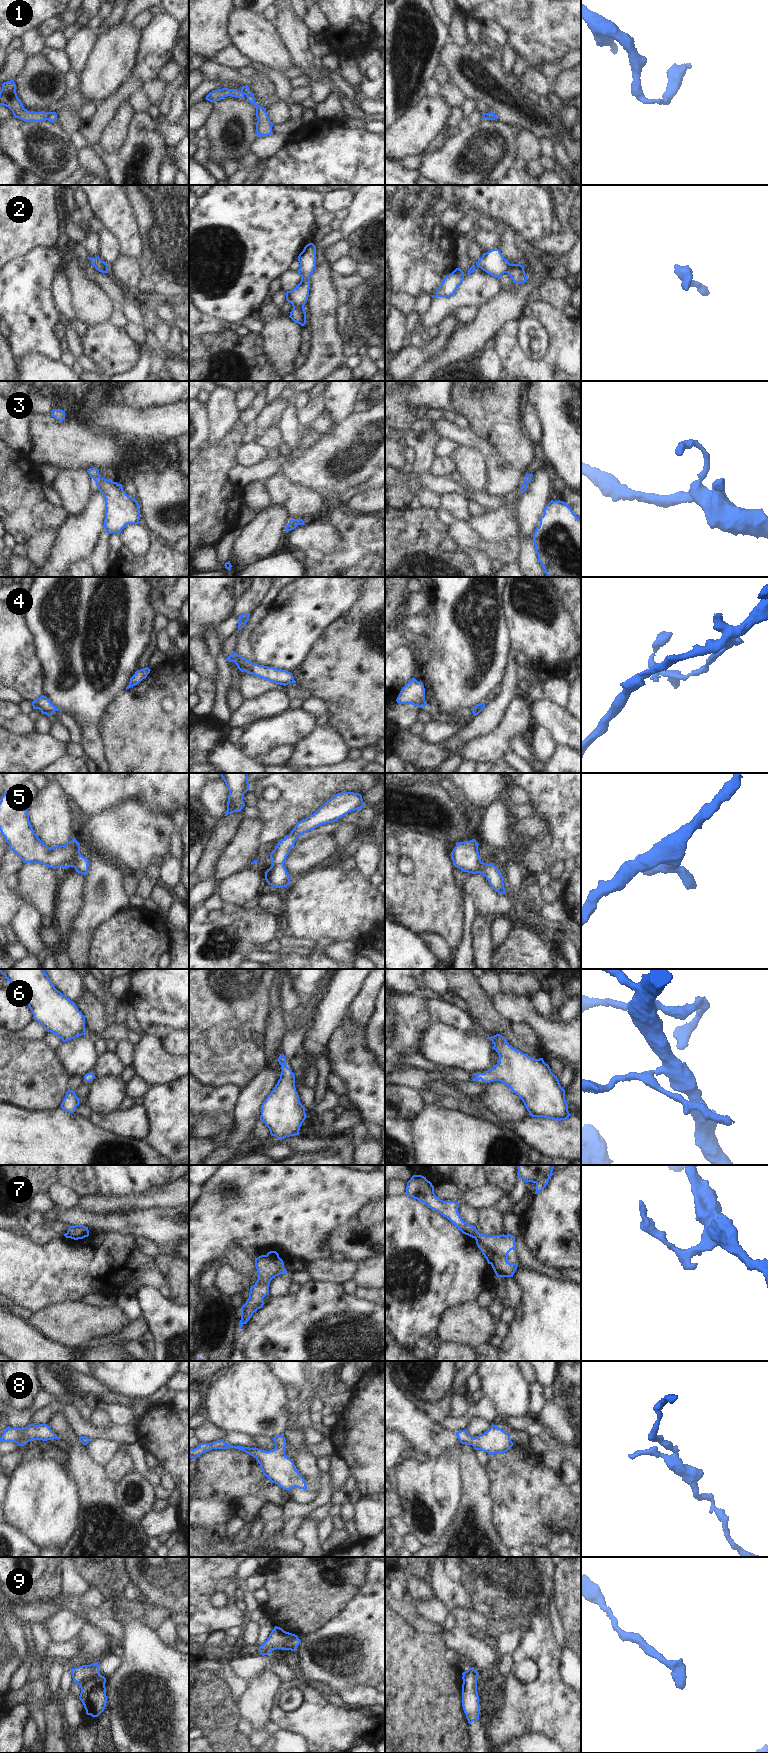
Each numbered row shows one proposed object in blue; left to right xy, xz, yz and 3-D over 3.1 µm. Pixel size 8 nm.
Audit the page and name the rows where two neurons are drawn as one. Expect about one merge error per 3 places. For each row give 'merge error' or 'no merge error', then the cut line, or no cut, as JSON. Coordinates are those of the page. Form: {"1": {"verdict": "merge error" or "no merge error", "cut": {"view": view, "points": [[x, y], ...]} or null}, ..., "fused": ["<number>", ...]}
{"1": {"verdict": "merge error", "cut": {"view": "xy", "points": [[47, 113], [45, 119]]}}, "2": {"verdict": "no merge error", "cut": null}, "3": {"verdict": "no merge error", "cut": null}, "4": {"verdict": "no merge error", "cut": null}, "5": {"verdict": "no merge error", "cut": null}, "6": {"verdict": "no merge error", "cut": null}, "7": {"verdict": "merge error", "cut": {"view": "xz", "points": [[267, 1254], [278, 1257]]}}, "8": {"verdict": "no merge error", "cut": null}, "9": {"verdict": "merge error", "cut": {"view": "xy", "points": [[99, 1674], [87, 1678], [80, 1685]]}}, "fused": ["1", "7", "9"]}

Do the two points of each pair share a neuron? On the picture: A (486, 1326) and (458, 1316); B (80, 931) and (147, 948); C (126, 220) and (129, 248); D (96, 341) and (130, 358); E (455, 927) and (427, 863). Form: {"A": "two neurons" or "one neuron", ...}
{"A": "one neuron", "B": "two neurons", "C": "one neuron", "D": "one neuron", "E": "one neuron"}

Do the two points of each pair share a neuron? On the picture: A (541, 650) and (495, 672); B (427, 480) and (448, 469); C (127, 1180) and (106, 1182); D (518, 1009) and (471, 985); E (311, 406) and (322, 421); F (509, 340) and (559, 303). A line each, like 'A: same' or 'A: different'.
A: different
B: different
C: same
D: different
E: different
F: different

